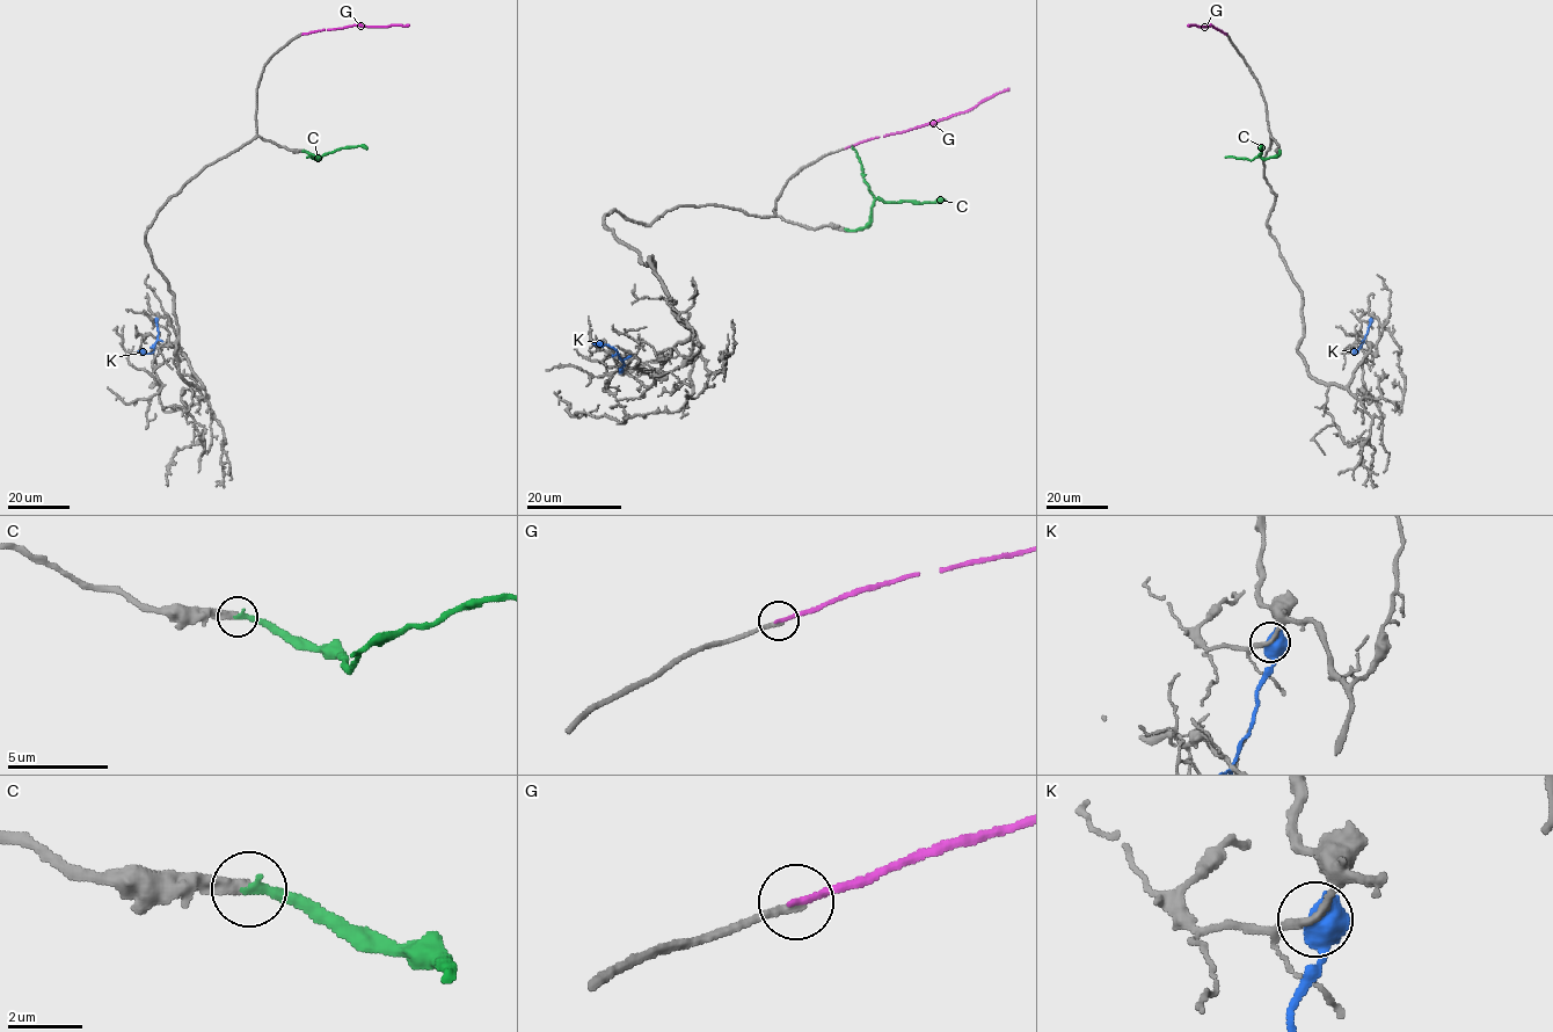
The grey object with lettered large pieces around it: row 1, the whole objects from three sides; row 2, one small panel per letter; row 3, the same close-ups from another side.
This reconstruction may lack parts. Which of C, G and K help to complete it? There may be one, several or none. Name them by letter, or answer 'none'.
C

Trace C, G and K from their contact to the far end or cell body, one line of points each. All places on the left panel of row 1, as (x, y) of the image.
C: (303, 151), (320, 158), (341, 149), (367, 149)
G: (303, 34), (351, 26), (409, 26)
K: (157, 320), (154, 350), (148, 354), (138, 350)

